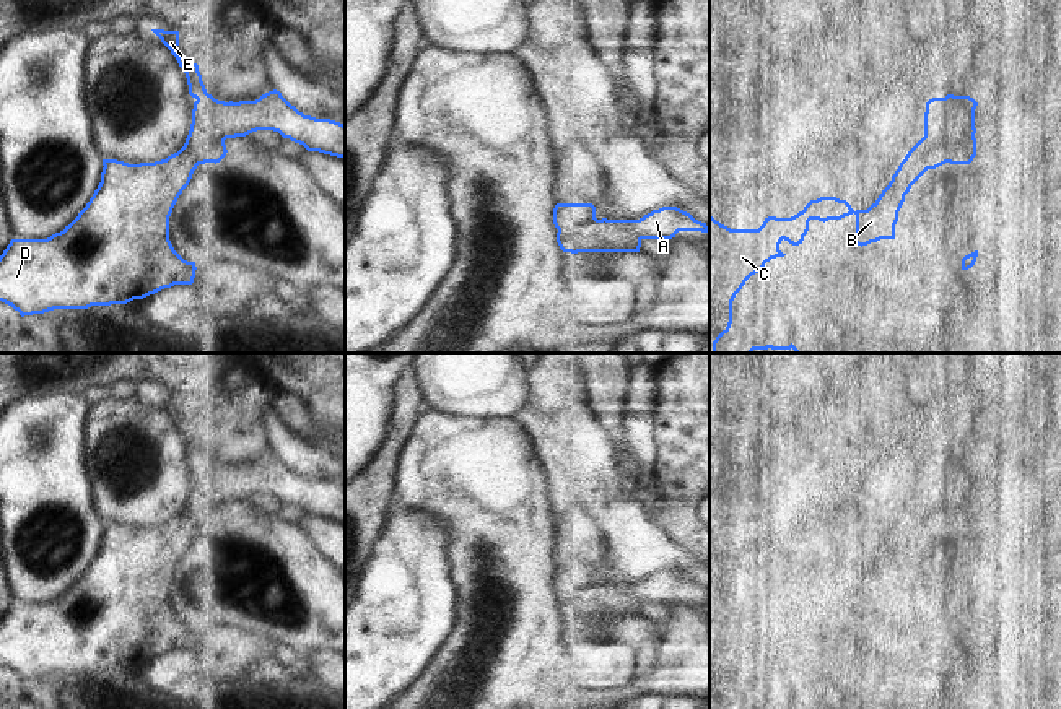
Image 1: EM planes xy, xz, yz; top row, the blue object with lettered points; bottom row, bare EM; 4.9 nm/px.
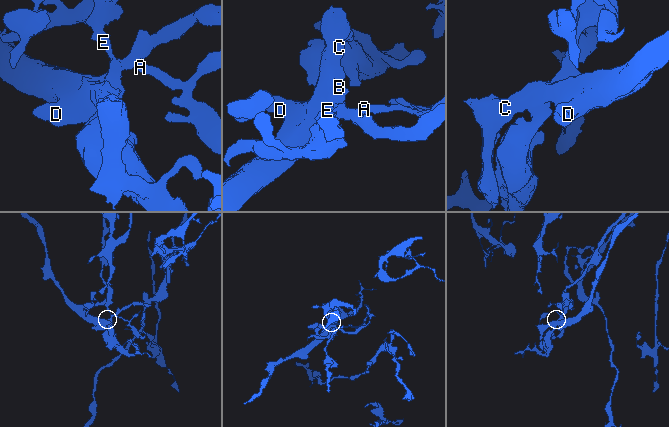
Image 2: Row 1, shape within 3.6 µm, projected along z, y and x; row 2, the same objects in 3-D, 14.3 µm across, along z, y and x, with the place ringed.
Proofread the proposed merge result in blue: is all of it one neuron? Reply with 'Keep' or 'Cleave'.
Cleave

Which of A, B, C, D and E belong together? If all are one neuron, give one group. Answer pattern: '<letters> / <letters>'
A C D / B E

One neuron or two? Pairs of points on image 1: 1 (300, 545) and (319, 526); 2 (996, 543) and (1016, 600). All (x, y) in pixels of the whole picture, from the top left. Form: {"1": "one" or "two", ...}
{"1": "two", "2": "two"}

